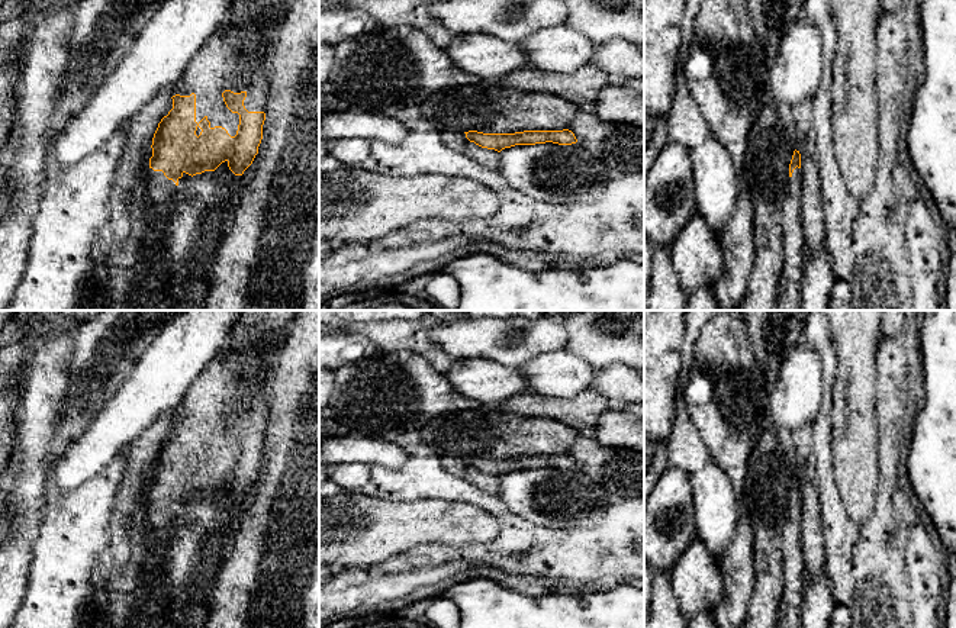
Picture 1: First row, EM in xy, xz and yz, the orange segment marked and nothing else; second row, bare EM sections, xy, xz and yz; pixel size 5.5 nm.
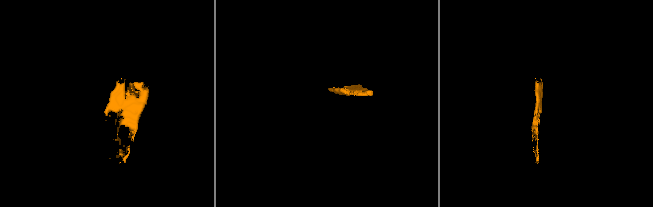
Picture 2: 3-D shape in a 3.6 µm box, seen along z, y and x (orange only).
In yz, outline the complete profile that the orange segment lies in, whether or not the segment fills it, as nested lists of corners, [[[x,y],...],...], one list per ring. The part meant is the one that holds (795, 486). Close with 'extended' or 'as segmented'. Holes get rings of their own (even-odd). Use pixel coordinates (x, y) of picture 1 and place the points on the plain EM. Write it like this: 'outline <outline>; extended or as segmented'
outline [[[796,474],[789,489],[789,502],[789,513],[783,526],[783,595],[778,609],[778,628],[801,628],[805,574],[801,547],[801,479]]]; extended

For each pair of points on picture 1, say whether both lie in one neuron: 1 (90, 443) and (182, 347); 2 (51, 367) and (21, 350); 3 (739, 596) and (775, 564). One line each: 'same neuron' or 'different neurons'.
1: same neuron
2: different neurons
3: different neurons

